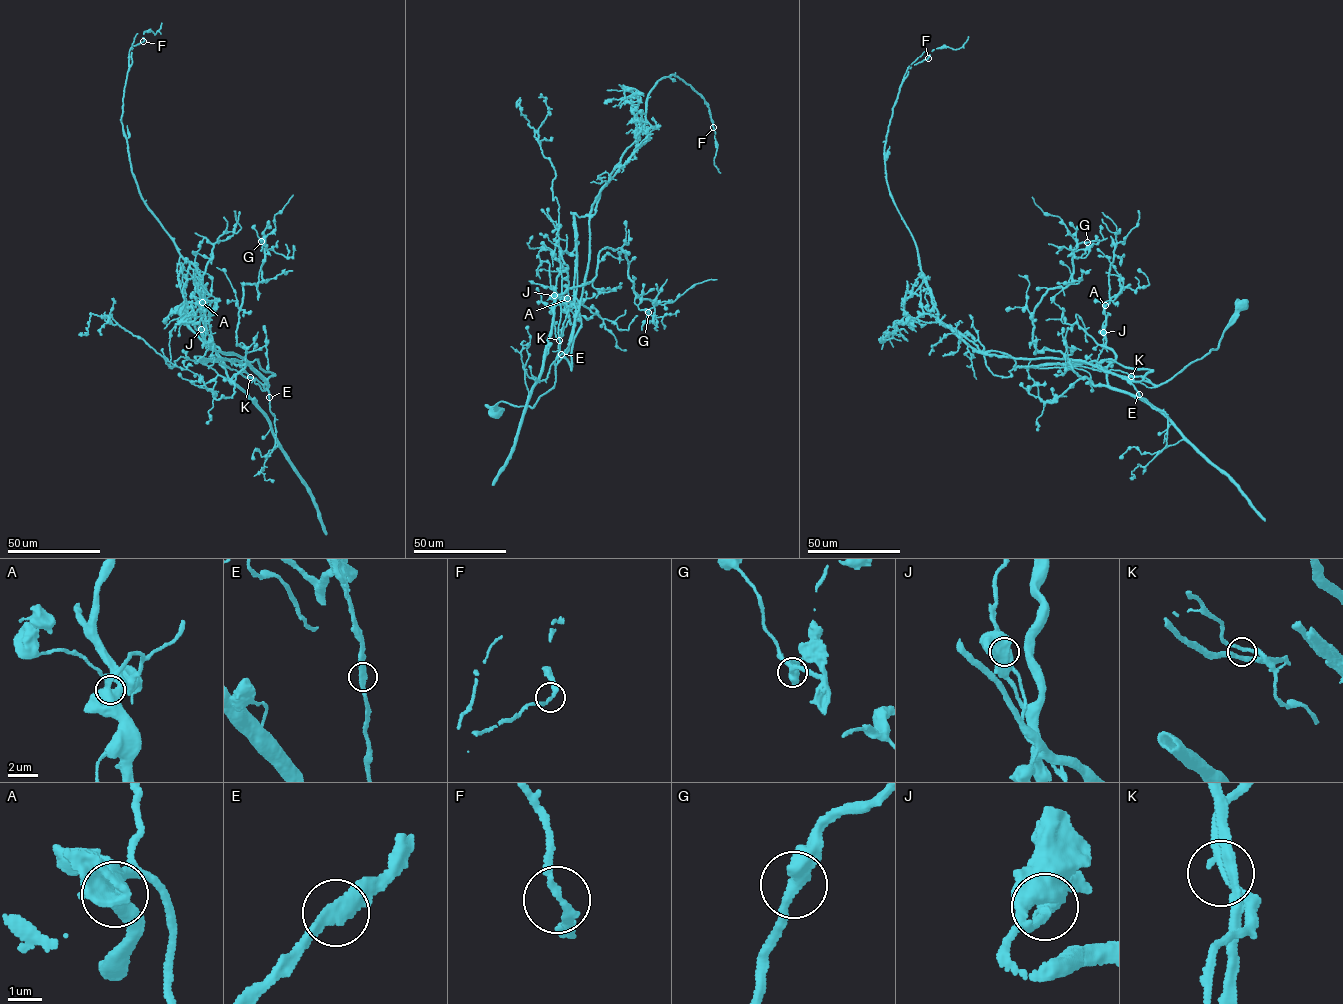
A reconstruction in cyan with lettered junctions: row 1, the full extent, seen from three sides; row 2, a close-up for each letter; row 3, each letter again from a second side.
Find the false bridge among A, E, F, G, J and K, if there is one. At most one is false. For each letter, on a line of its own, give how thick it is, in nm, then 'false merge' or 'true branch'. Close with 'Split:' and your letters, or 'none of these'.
A: 500 nm thick; true branch
E: 300 nm thick; true branch
F: 220 nm thick; true branch
G: 440 nm thick; true branch
J: 650 nm thick; false merge
K: 200 nm thick; true branch
Split: J

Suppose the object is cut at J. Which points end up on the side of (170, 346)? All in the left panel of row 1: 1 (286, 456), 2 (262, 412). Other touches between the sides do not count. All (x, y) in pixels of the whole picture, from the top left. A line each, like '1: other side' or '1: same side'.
1: same side
2: same side

